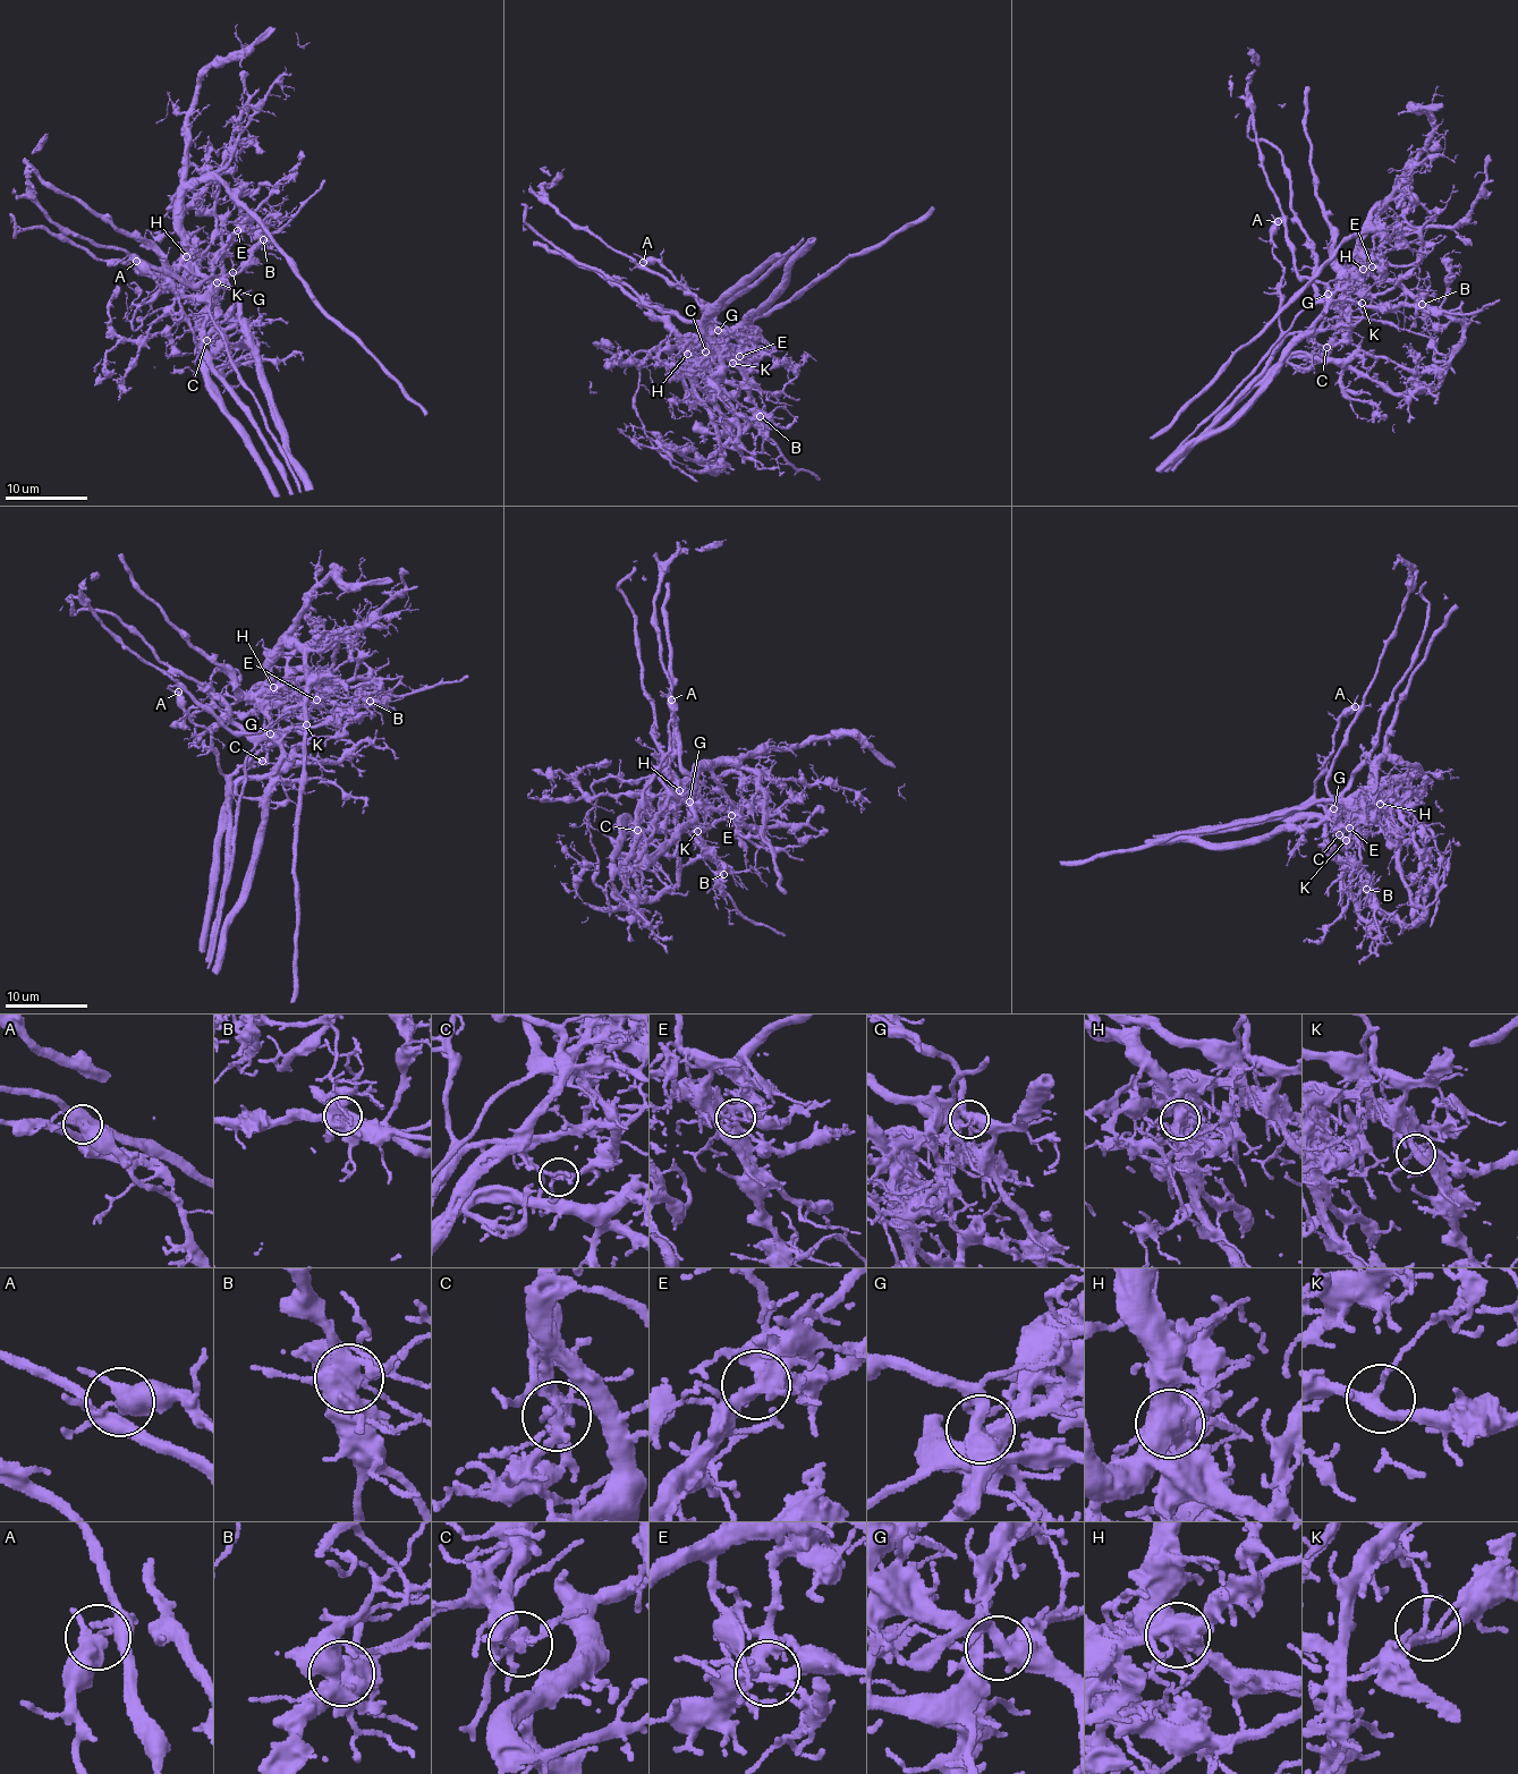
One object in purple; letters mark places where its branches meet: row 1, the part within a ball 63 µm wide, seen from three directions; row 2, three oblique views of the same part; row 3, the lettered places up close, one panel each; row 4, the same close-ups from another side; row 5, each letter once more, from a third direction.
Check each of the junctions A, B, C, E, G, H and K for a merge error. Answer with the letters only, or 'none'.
A, C, G, H

